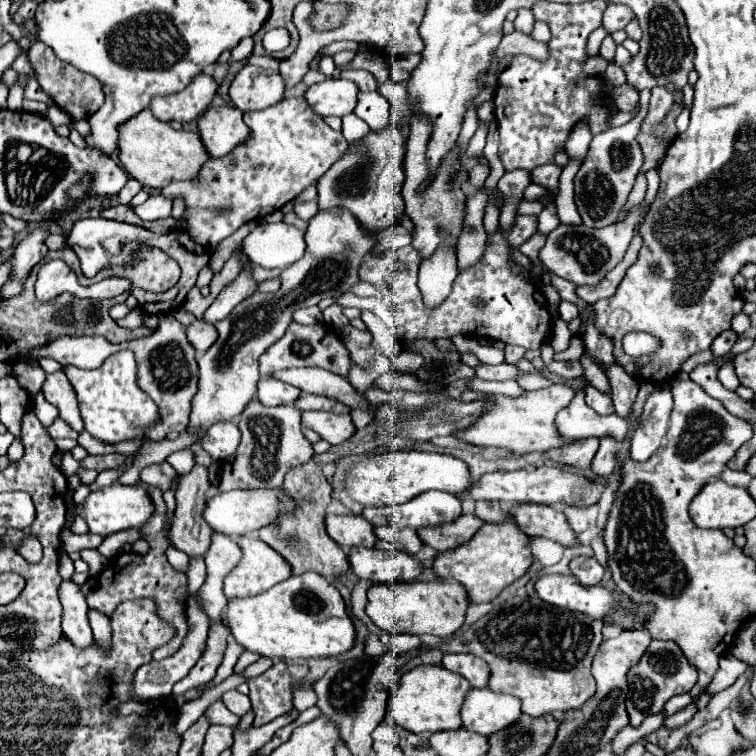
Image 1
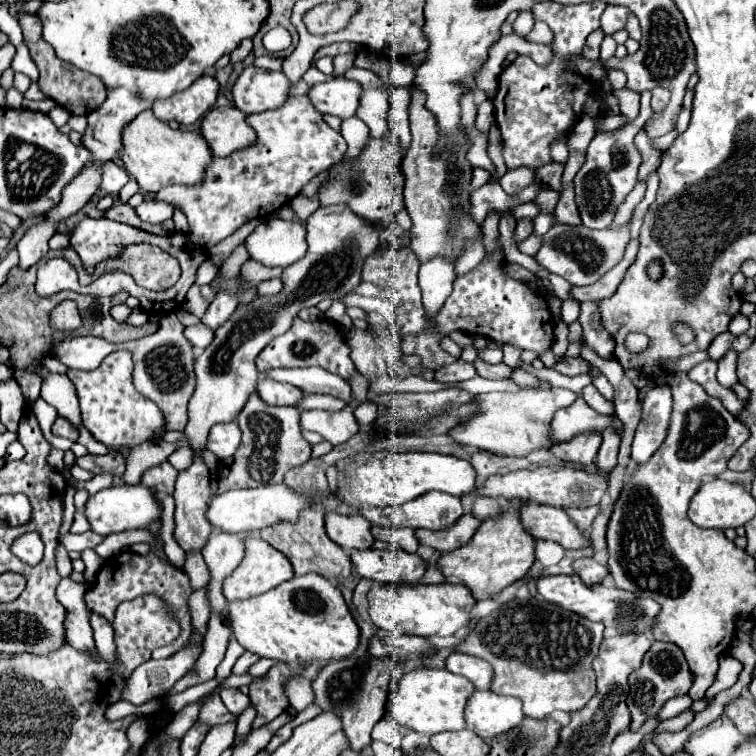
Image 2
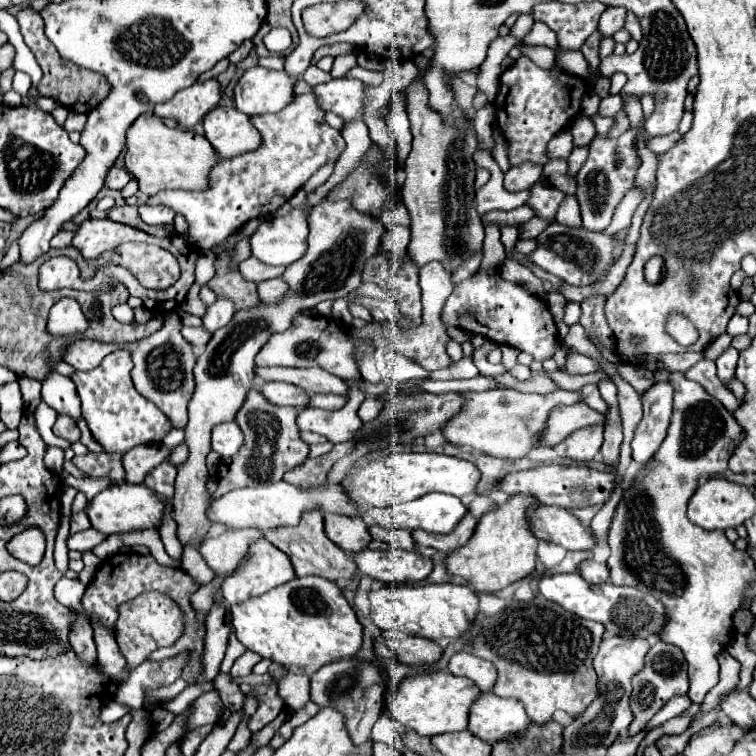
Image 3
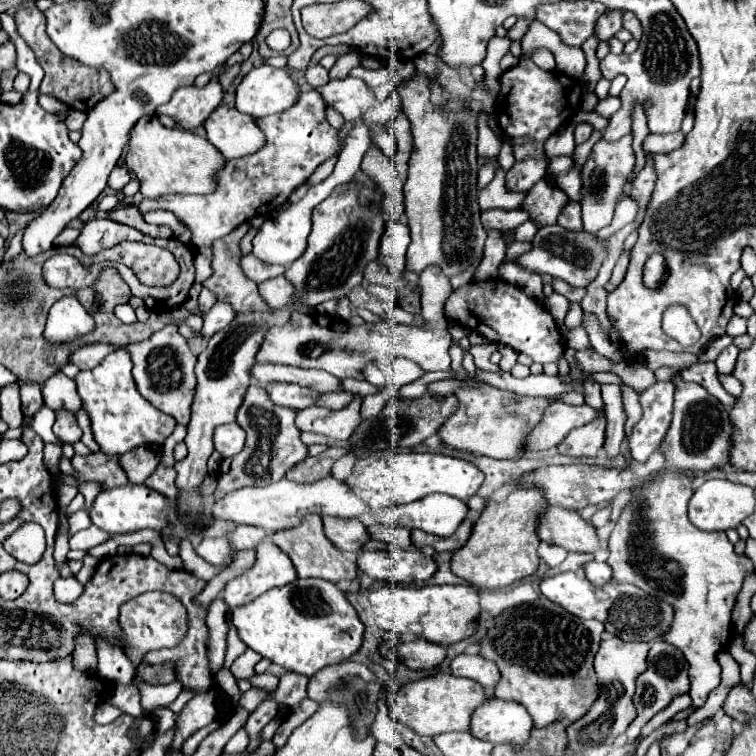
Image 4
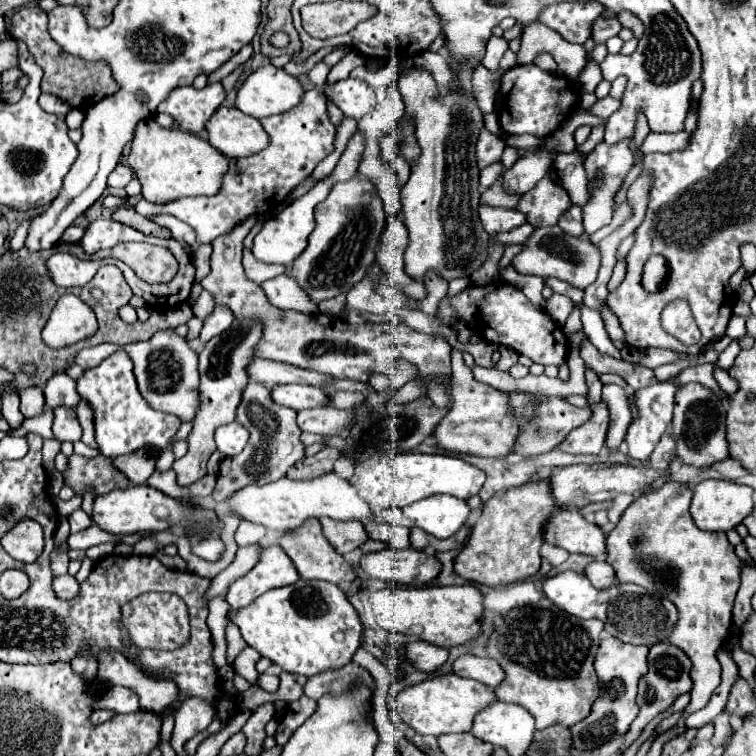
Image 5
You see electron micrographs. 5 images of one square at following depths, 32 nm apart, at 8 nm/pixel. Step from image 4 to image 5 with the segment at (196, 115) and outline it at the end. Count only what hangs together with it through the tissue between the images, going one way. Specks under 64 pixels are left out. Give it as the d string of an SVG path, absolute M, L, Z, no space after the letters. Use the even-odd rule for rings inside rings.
M212 82L202 90L194 86L182 86L170 92L168 100L160 104L158 112L170 114L182 130L200 132L208 118L222 104L226 92L220 82Z

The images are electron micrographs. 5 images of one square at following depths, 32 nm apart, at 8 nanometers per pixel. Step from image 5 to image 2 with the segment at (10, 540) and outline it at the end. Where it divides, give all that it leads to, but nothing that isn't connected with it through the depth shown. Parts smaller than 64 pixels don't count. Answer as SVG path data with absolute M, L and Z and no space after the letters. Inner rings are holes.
M24 534L12 544L12 552L26 564L38 564L42 560L42 550L44 544L38 534Z

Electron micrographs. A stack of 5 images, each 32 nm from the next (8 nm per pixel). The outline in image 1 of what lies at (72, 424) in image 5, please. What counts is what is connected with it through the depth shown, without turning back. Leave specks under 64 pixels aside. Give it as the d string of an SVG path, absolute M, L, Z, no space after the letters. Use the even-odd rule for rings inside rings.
M56 418L50 426L48 426L48 432L52 438L78 438L78 434L62 420L62 418Z

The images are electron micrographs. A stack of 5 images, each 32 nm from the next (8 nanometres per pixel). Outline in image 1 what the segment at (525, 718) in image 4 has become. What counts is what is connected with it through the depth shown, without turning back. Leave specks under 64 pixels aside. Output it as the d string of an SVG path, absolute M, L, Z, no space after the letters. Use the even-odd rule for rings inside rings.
M470 688L460 716L464 728L482 736L490 736L492 732L516 722L520 712L520 700L516 700L516 696L496 694L490 688Z

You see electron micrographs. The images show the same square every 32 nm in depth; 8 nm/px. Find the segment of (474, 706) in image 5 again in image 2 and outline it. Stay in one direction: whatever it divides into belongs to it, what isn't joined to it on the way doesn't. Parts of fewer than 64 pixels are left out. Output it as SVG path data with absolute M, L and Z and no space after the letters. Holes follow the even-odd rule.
M416 668L402 676L398 690L388 702L388 712L394 720L418 734L438 734L446 730L462 730L464 724L464 706L474 692L474 686L464 676L456 676L446 668Z

